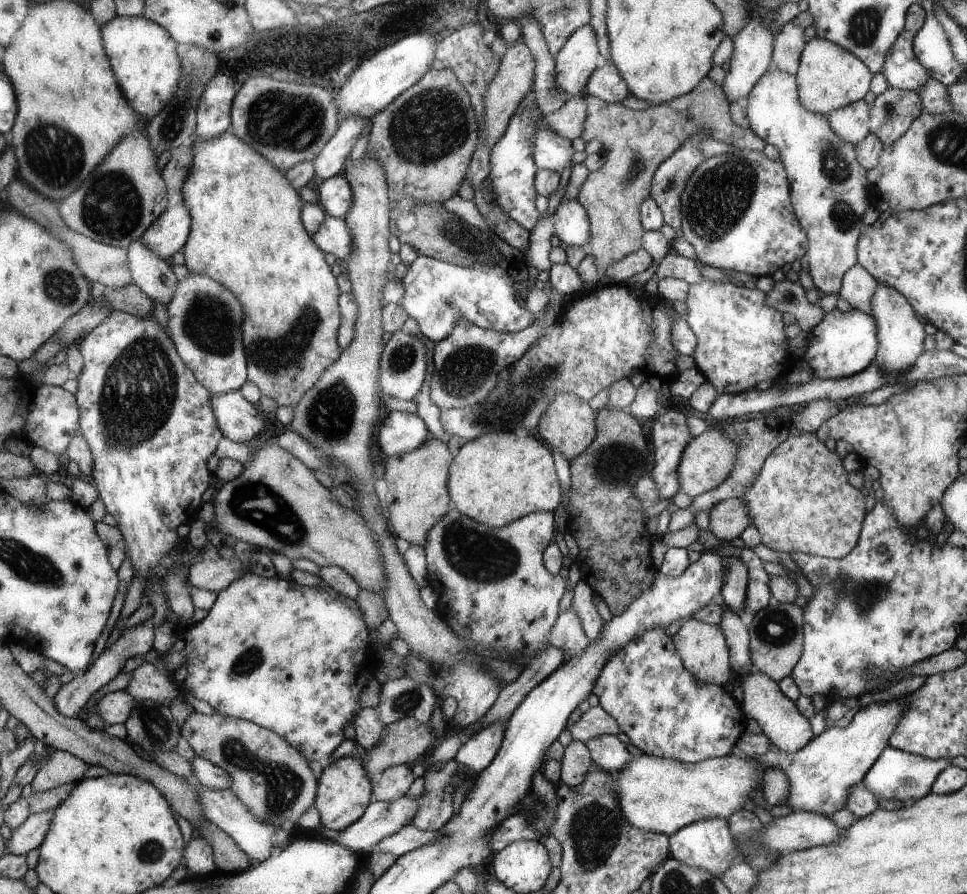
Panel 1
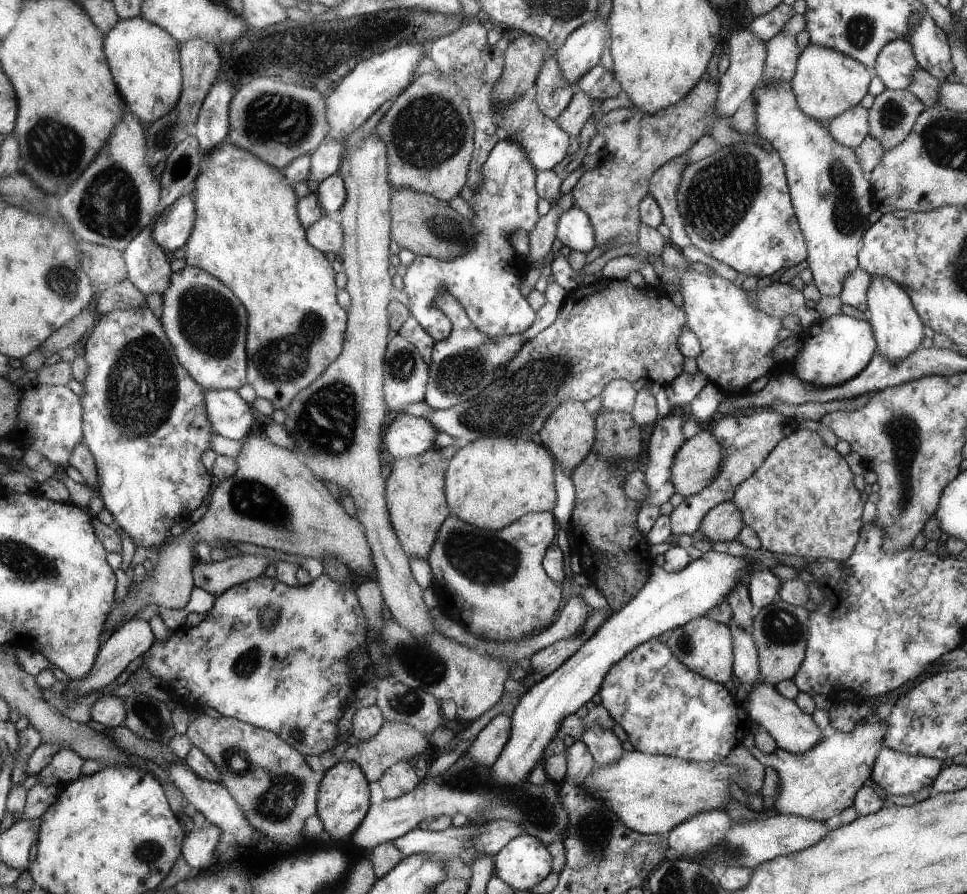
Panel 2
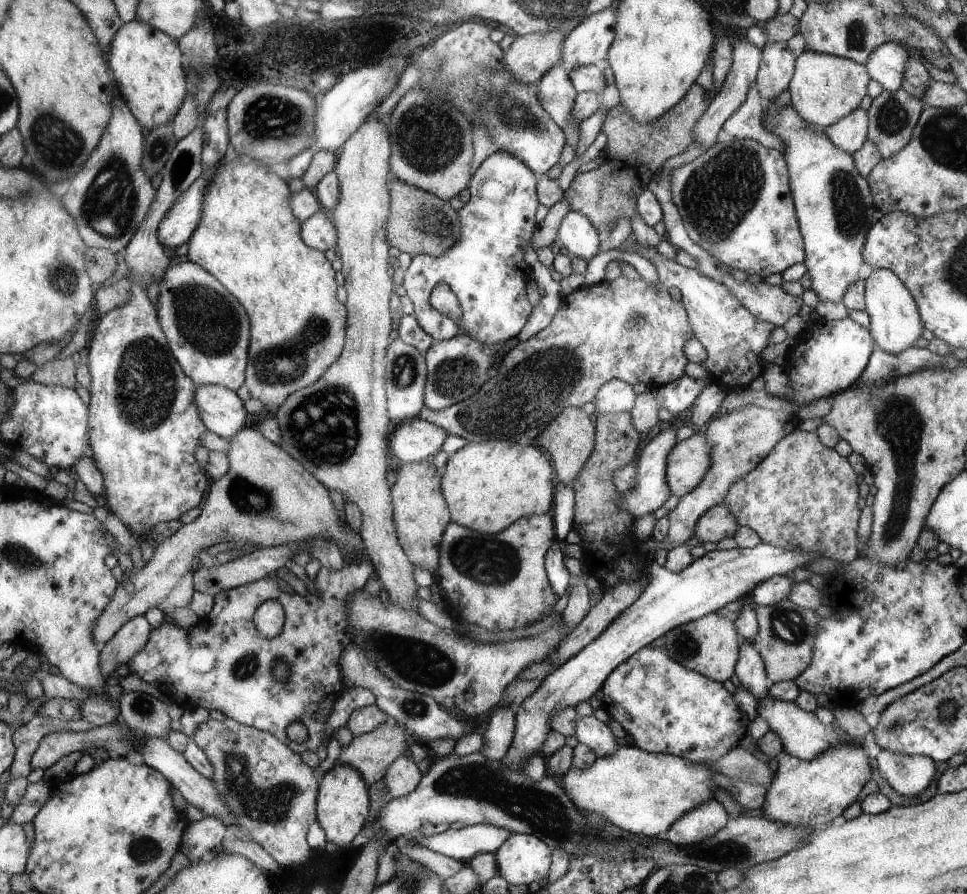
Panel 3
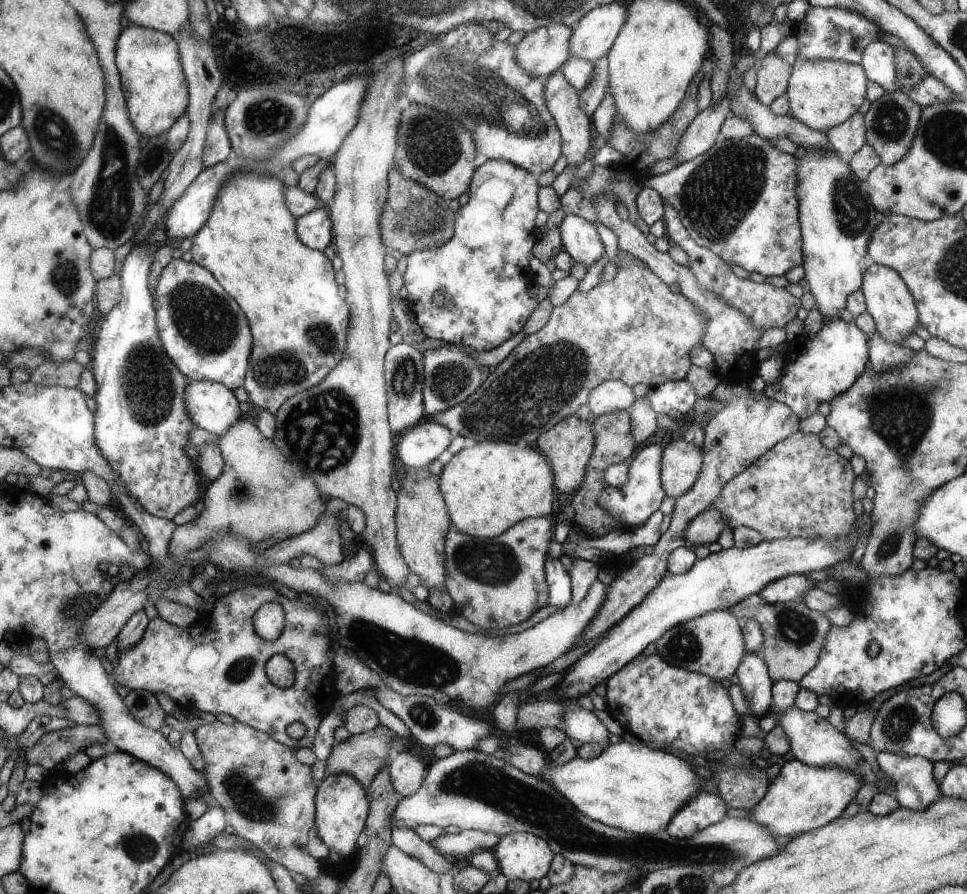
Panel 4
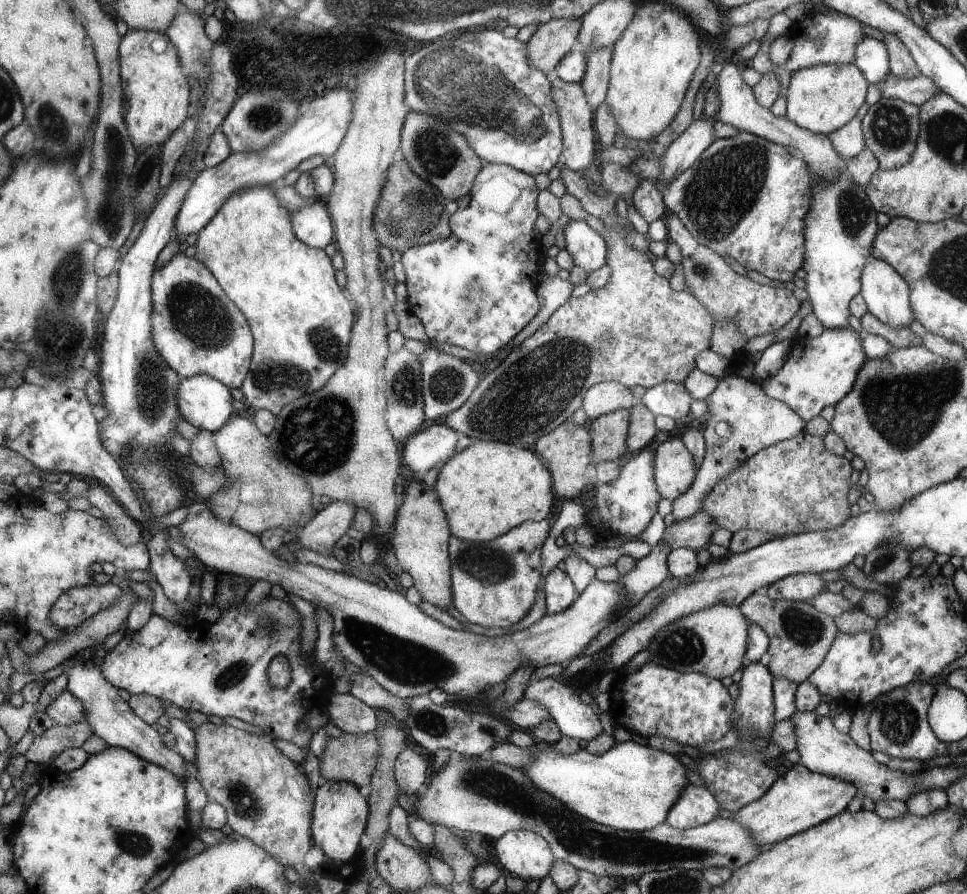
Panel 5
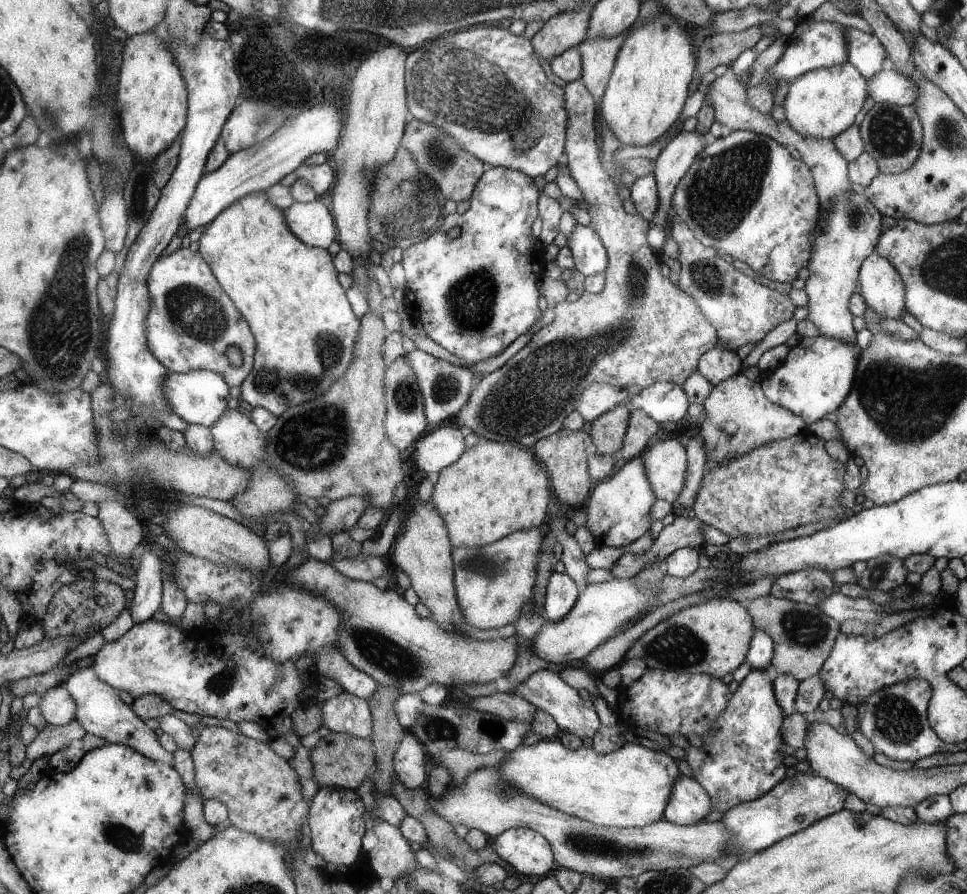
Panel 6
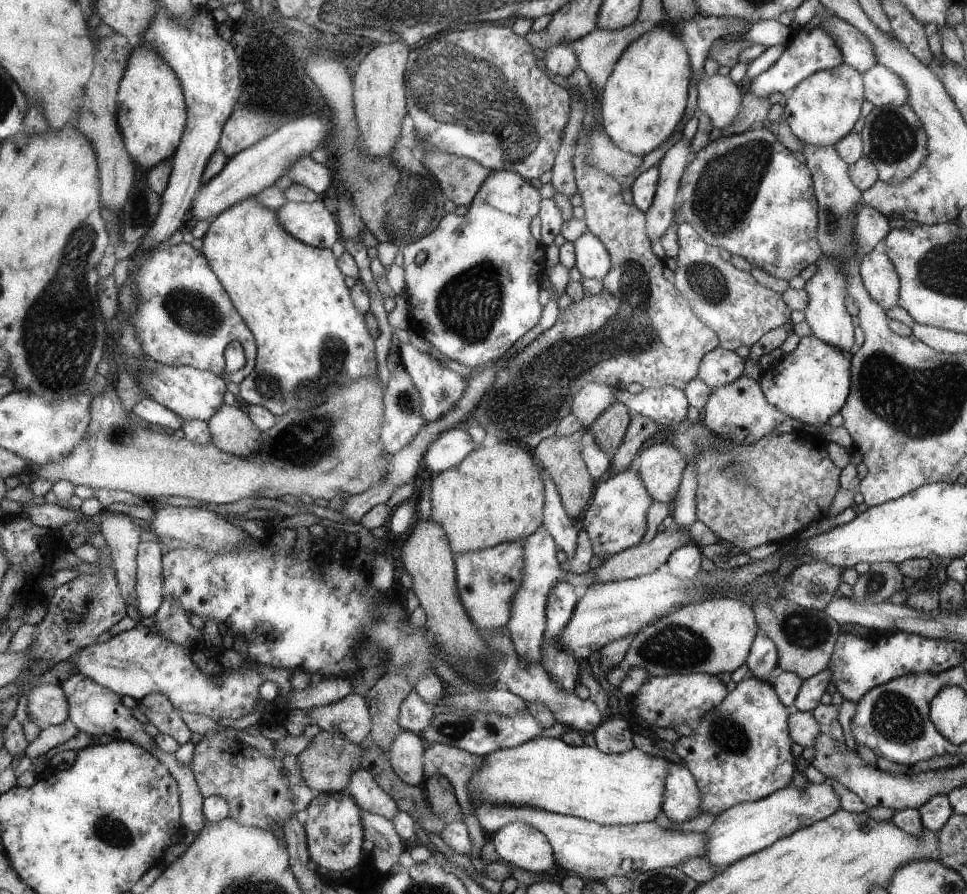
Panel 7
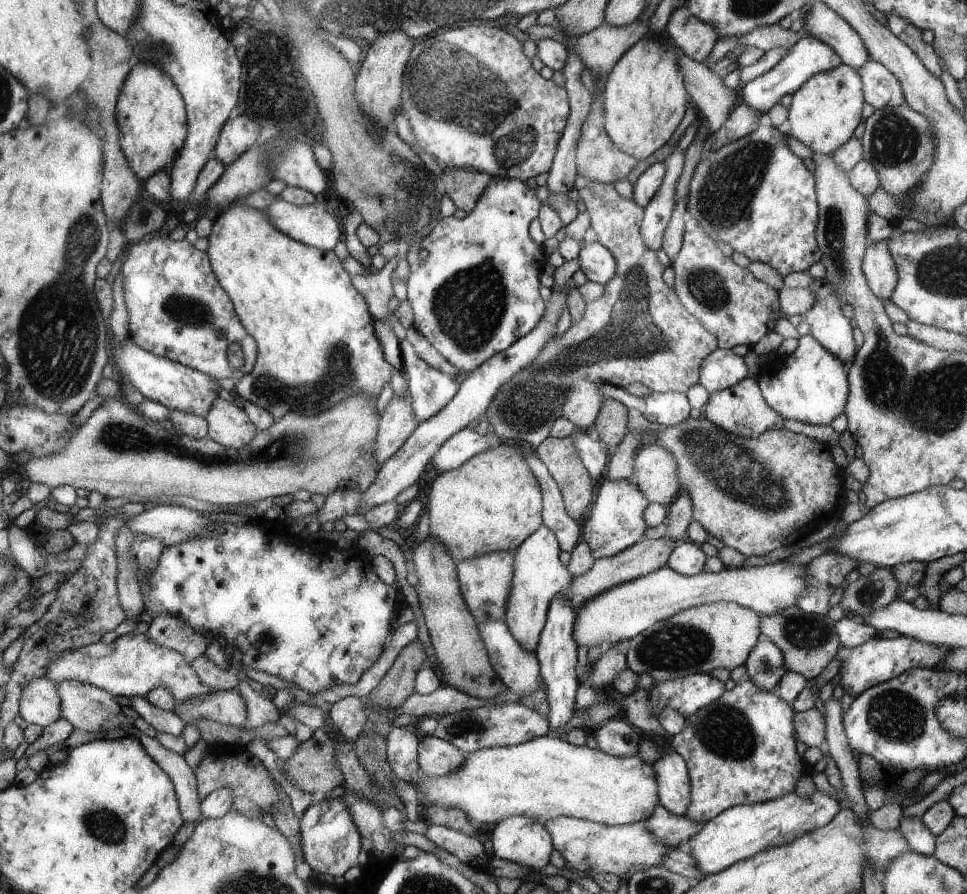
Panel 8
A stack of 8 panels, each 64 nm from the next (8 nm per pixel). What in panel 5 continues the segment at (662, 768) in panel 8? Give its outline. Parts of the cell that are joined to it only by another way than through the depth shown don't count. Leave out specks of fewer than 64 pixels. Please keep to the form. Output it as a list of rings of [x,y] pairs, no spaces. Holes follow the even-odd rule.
[[[690,784],[686,785],[681,797],[670,809],[666,823],[678,830],[691,829],[718,819],[722,809],[715,794],[704,787]]]

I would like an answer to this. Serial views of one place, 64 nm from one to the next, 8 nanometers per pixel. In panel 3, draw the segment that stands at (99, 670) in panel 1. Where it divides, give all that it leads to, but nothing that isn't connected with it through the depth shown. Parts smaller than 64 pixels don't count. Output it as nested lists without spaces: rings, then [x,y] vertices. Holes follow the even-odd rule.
[[[144,615],[131,618],[112,640],[108,641],[101,652],[101,674],[106,680],[118,666],[126,666],[131,658],[148,642],[153,631]]]

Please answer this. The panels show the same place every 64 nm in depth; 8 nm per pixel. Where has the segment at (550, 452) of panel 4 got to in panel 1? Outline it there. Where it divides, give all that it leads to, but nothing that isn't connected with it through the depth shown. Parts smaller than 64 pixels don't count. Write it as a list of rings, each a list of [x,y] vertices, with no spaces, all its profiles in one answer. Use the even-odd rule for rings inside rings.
[[[573,392],[558,393],[540,420],[539,437],[550,447],[564,454],[570,462],[580,453],[584,453],[595,440],[597,428],[594,428],[594,418],[596,418],[596,412],[588,406],[588,401],[581,399]]]

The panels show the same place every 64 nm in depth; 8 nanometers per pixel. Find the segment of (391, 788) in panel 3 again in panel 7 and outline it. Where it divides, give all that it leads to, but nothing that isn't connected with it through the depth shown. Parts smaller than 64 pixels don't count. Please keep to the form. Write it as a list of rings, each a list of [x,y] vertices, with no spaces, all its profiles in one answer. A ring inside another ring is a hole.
[[[402,728],[386,754],[394,772],[410,786],[423,786],[426,745],[419,734]]]

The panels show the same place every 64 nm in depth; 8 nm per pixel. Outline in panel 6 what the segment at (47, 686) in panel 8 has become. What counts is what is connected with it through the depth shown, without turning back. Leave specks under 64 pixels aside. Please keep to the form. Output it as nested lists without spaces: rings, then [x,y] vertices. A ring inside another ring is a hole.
[[[64,686],[45,693],[39,700],[38,708],[47,724],[65,725],[75,720],[77,704]]]

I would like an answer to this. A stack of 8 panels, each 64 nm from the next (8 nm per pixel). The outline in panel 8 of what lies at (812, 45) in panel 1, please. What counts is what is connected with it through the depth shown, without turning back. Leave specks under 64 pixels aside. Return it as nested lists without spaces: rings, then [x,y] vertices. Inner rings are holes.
[[[841,63],[836,68],[816,74],[793,92],[788,109],[789,134],[817,153],[832,153],[852,140],[854,128],[862,120],[862,79],[858,71]]]

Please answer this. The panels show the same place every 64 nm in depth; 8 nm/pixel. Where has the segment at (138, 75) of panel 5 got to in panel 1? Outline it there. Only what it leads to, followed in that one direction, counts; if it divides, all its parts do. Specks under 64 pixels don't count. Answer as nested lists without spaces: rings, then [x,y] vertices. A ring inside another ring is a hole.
[[[118,14],[101,25],[105,53],[109,55],[114,74],[125,97],[134,110],[146,120],[156,116],[174,96],[181,77],[181,48],[173,35],[144,16],[127,17]]]

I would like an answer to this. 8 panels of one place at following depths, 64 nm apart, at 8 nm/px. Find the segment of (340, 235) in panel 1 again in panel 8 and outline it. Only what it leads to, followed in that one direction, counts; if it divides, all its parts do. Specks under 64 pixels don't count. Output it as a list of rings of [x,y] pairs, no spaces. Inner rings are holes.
[[[277,198],[264,212],[273,225],[309,247],[332,251],[340,242],[340,226],[322,201],[295,205]]]

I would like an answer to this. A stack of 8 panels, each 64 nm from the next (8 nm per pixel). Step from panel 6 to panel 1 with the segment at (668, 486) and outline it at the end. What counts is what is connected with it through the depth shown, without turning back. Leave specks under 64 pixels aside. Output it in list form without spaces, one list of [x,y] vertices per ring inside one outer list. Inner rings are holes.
[[[716,427],[695,436],[686,445],[685,452],[682,453],[681,464],[678,465],[681,491],[690,498],[694,498],[720,486],[730,473],[733,473],[734,465],[737,464],[737,452],[737,442],[728,433],[723,433],[722,428]]]

